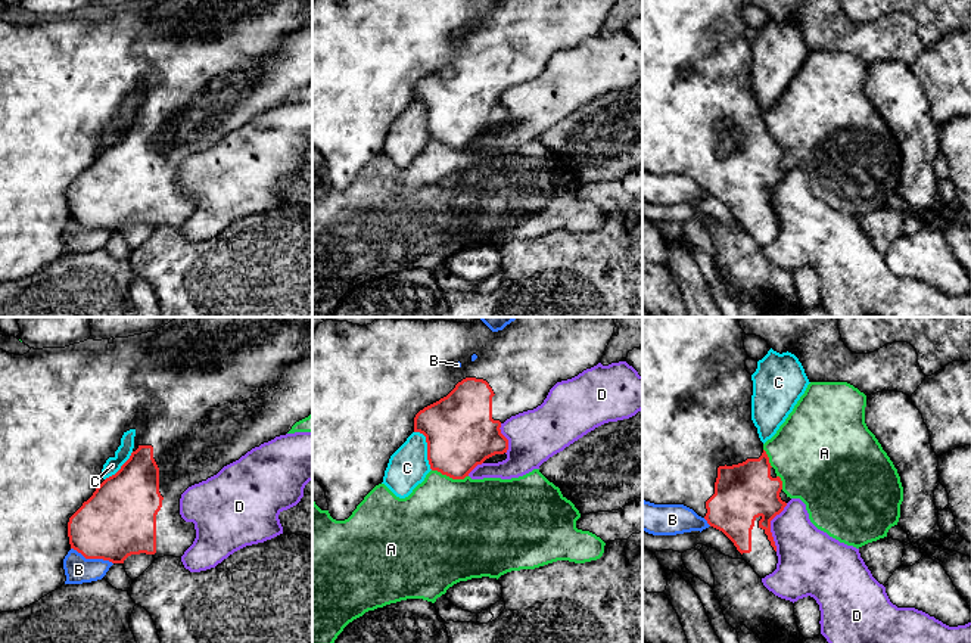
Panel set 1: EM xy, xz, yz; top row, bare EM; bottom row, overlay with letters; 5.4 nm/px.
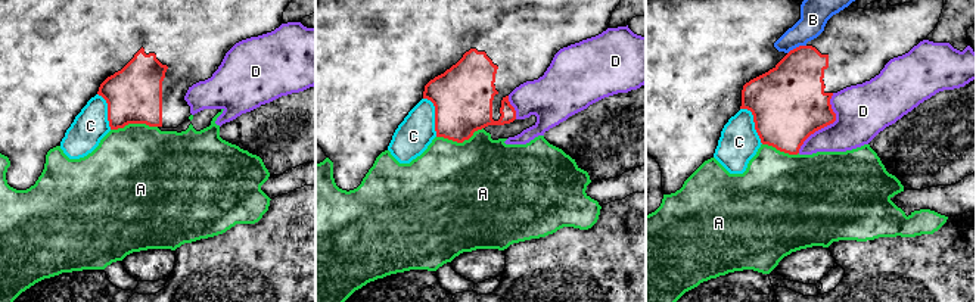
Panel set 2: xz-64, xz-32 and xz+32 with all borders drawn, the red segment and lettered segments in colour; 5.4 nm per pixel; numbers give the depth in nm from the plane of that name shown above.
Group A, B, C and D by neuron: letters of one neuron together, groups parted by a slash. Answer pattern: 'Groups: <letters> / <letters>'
Groups: A / B / C / D

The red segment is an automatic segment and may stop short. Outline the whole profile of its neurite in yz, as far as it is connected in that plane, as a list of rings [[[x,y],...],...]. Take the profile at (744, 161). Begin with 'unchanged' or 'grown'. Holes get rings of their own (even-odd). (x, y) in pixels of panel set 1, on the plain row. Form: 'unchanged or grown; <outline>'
grown; [[[642,0],[642,170],[654,174],[684,174],[707,193],[722,201],[741,223],[743,229],[765,248],[777,239],[777,215],[771,202],[771,190],[787,175],[781,170],[782,150],[769,133],[757,97],[751,90],[753,50],[746,38],[744,0]]]

